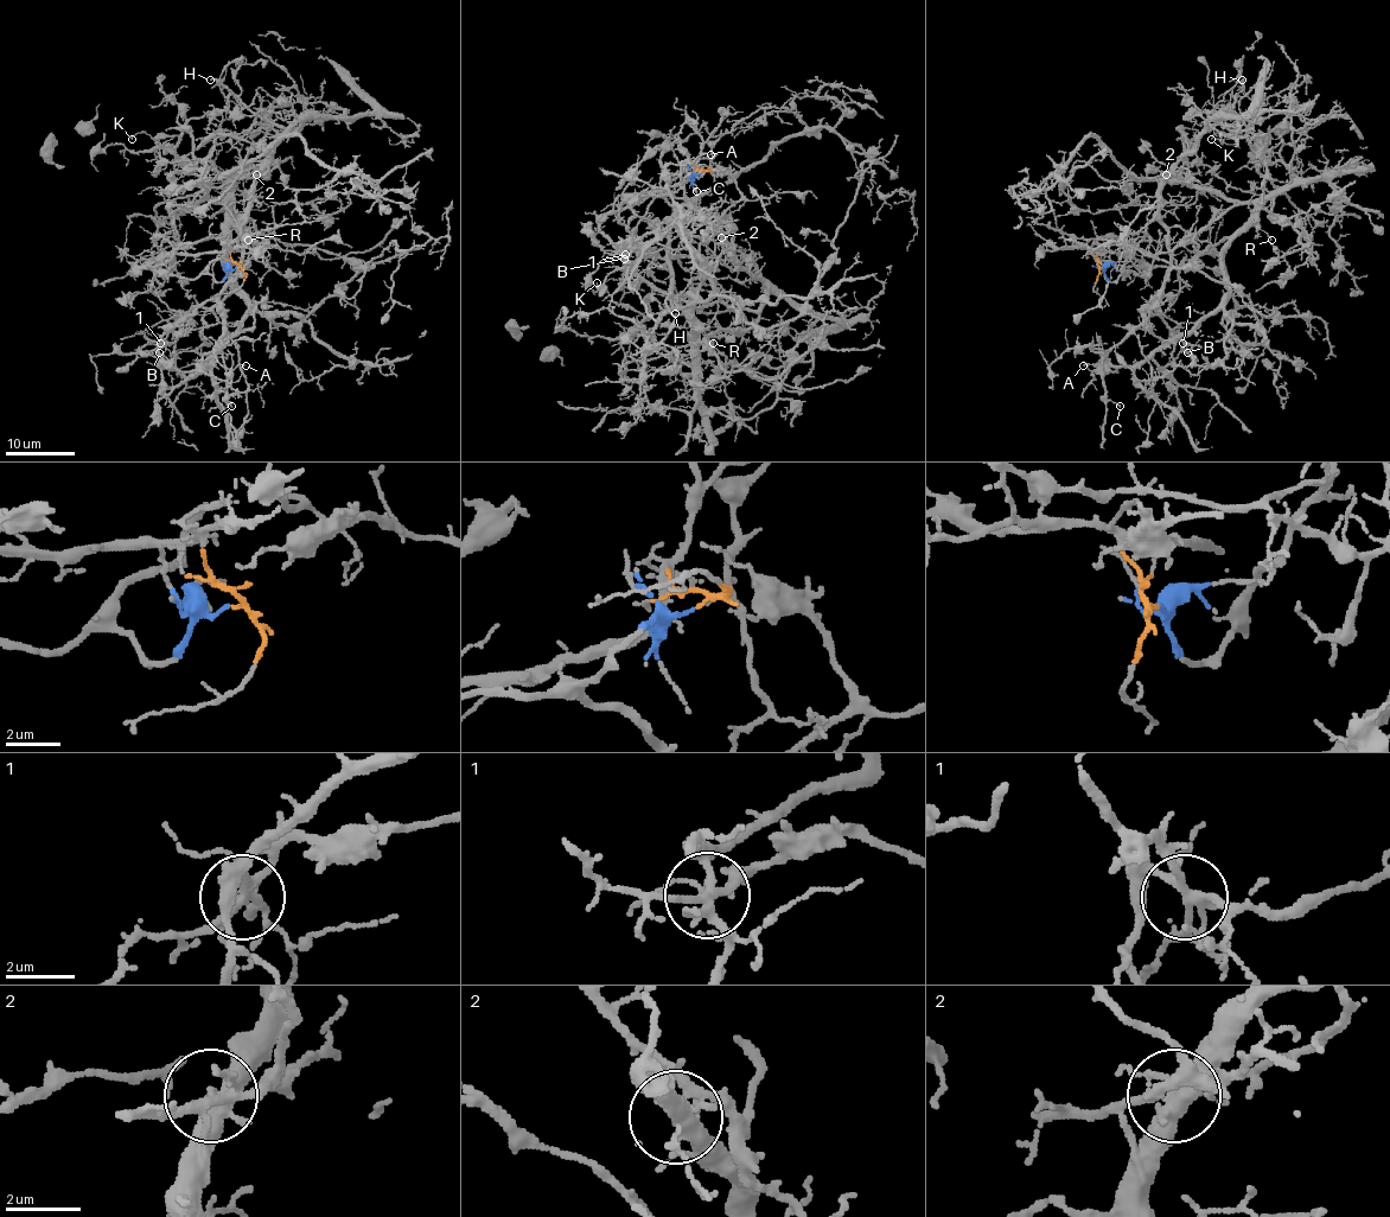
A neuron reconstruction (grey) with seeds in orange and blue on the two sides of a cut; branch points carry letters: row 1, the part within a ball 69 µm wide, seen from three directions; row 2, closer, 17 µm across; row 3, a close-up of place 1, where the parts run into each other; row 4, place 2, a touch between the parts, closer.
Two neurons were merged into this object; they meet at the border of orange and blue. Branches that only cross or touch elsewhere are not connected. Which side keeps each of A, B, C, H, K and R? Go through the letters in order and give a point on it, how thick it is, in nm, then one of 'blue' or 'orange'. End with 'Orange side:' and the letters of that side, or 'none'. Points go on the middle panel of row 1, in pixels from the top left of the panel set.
A: (711, 154) | 110 nm | blue
B: (624, 259) | 120 nm | blue
C: (696, 191) | 150 nm | blue
H: (675, 313) | 160 nm | blue
K: (597, 282) | 120 nm | orange
R: (713, 343) | 120 nm | orange
Orange side: K, R

